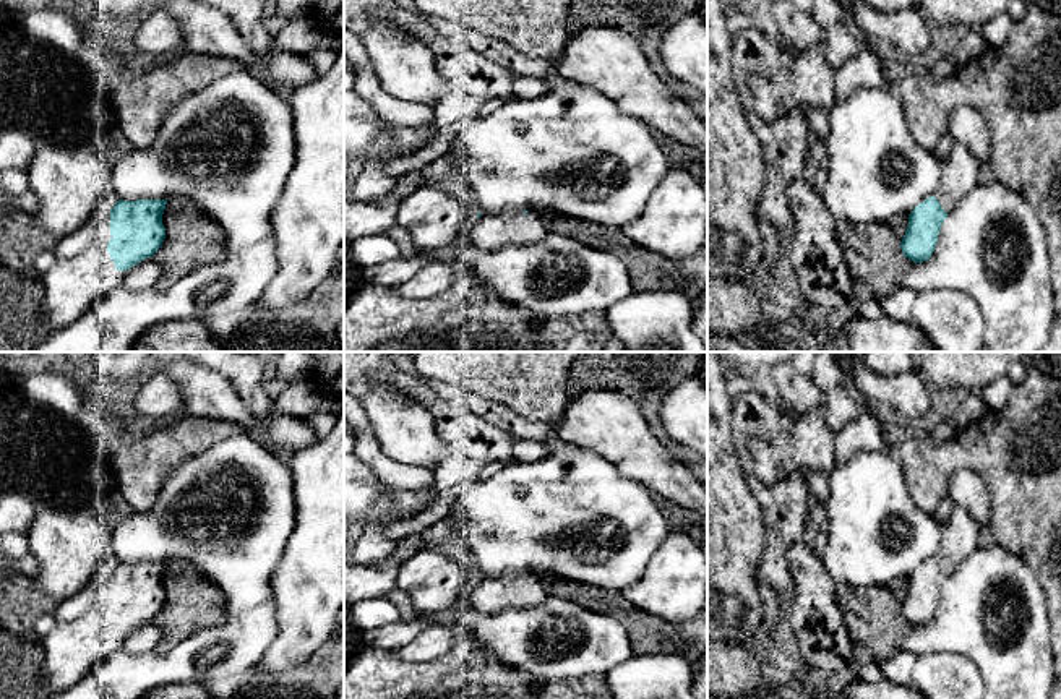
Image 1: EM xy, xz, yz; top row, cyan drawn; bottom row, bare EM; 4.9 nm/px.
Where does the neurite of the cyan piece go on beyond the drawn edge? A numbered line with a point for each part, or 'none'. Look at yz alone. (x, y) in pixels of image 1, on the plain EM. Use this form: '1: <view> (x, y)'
1: yz (961, 531)

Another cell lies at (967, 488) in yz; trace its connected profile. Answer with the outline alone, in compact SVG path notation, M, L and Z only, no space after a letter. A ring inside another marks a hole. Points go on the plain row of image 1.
M962 467L952 474L947 496L956 506L967 509L982 527L990 524L993 516L990 491L983 478L972 469Z

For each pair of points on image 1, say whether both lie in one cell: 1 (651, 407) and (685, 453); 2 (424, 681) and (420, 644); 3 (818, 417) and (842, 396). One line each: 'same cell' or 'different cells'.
1: same cell
2: different cells
3: different cells

